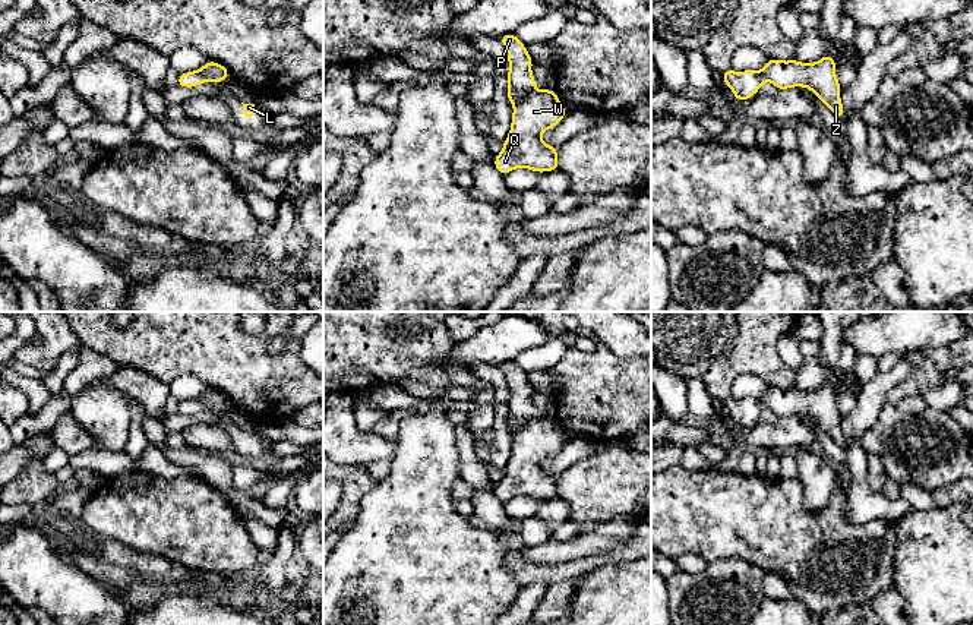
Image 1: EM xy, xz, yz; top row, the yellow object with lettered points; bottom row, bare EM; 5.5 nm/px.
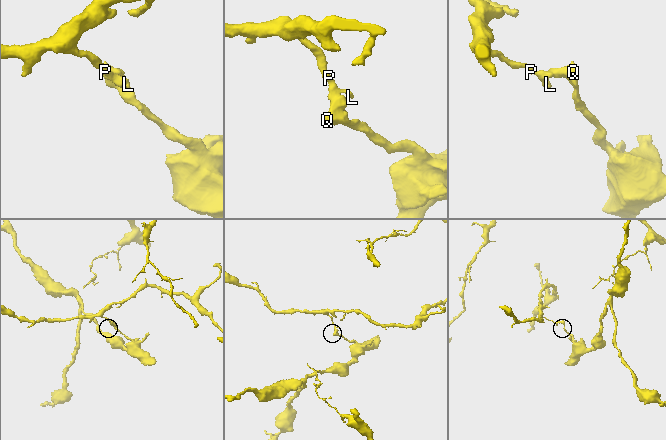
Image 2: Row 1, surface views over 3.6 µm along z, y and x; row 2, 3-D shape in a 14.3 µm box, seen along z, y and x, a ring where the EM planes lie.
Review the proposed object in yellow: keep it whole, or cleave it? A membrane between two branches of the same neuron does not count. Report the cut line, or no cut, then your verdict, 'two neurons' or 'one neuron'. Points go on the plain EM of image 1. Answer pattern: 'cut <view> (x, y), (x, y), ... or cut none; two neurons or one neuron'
cut xz (534, 417), (514, 433); two neurons

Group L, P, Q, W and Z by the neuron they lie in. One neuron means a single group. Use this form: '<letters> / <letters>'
L P / Q W Z

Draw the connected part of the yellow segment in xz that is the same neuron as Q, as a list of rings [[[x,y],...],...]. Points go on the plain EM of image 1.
[[[555,417],[534,419],[522,429],[514,433],[511,458],[503,470],[503,476],[493,486],[496,498],[505,504],[515,496],[530,496],[536,501],[559,498],[557,476],[544,471],[540,464],[543,460],[555,455],[562,449],[566,436],[559,430]]]

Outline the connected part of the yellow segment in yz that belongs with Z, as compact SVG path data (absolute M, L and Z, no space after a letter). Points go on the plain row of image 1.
M830 382L815 391L800 391L796 386L789 389L770 386L761 401L778 419L796 414L811 417L837 445L844 446L844 435L840 427L841 414L835 403L835 392L837 389Z

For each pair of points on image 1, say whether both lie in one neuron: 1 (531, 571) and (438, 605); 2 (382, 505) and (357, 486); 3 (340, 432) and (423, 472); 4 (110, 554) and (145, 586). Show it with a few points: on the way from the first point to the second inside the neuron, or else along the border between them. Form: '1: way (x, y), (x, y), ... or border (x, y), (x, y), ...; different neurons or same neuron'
1: border (508, 549), (505, 565), (521, 586); different neurons
2: border (376, 482), (362, 499), (360, 510), (354, 517); different neurons
3: border (397, 441), (394, 455), (389, 460); different neurons
4: way (119, 562), (136, 577); same neuron

